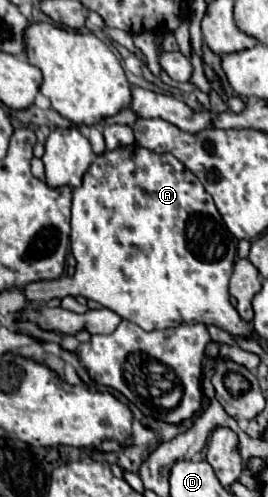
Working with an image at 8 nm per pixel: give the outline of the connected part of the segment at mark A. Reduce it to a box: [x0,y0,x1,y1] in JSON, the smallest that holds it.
[24,145,250,337]

